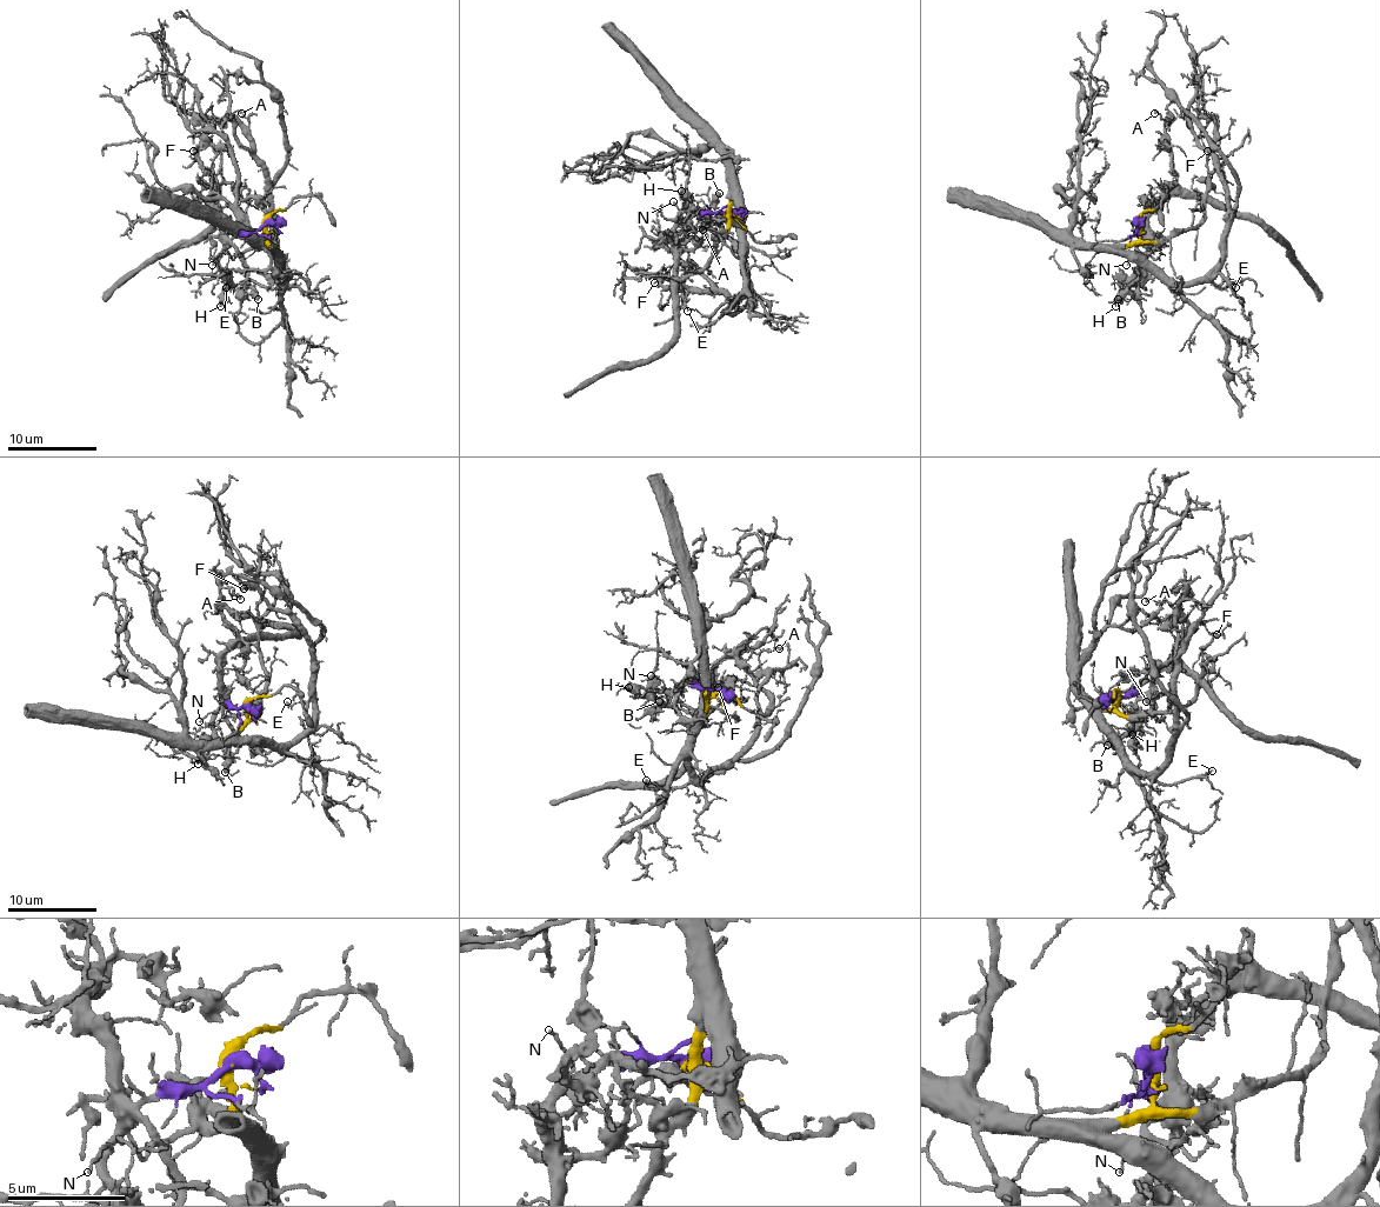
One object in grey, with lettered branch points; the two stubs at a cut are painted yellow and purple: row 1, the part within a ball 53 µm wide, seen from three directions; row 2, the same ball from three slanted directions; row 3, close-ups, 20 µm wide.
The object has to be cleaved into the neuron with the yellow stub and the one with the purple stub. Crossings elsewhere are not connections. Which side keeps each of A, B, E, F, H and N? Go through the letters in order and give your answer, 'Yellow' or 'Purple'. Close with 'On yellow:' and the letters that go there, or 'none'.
A: Purple
B: Purple
E: Yellow
F: Yellow
H: Purple
N: Purple
On yellow: E, F

